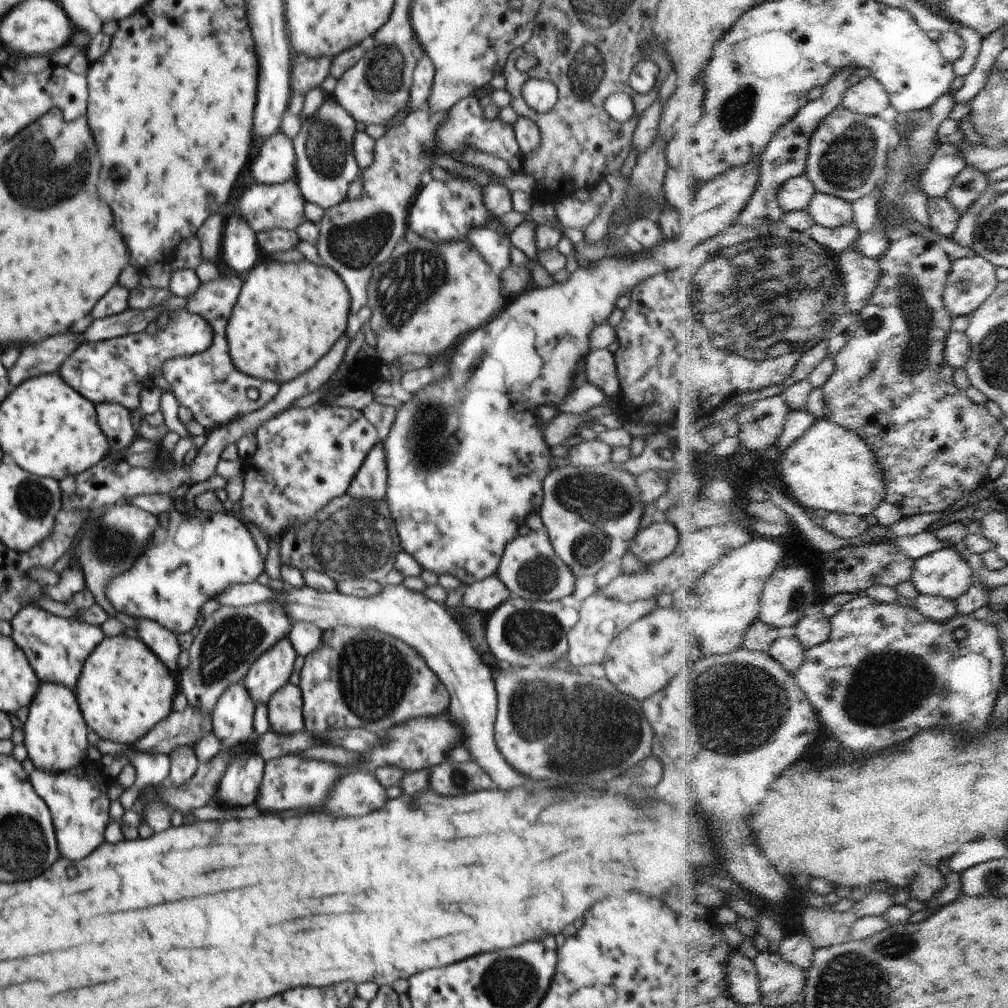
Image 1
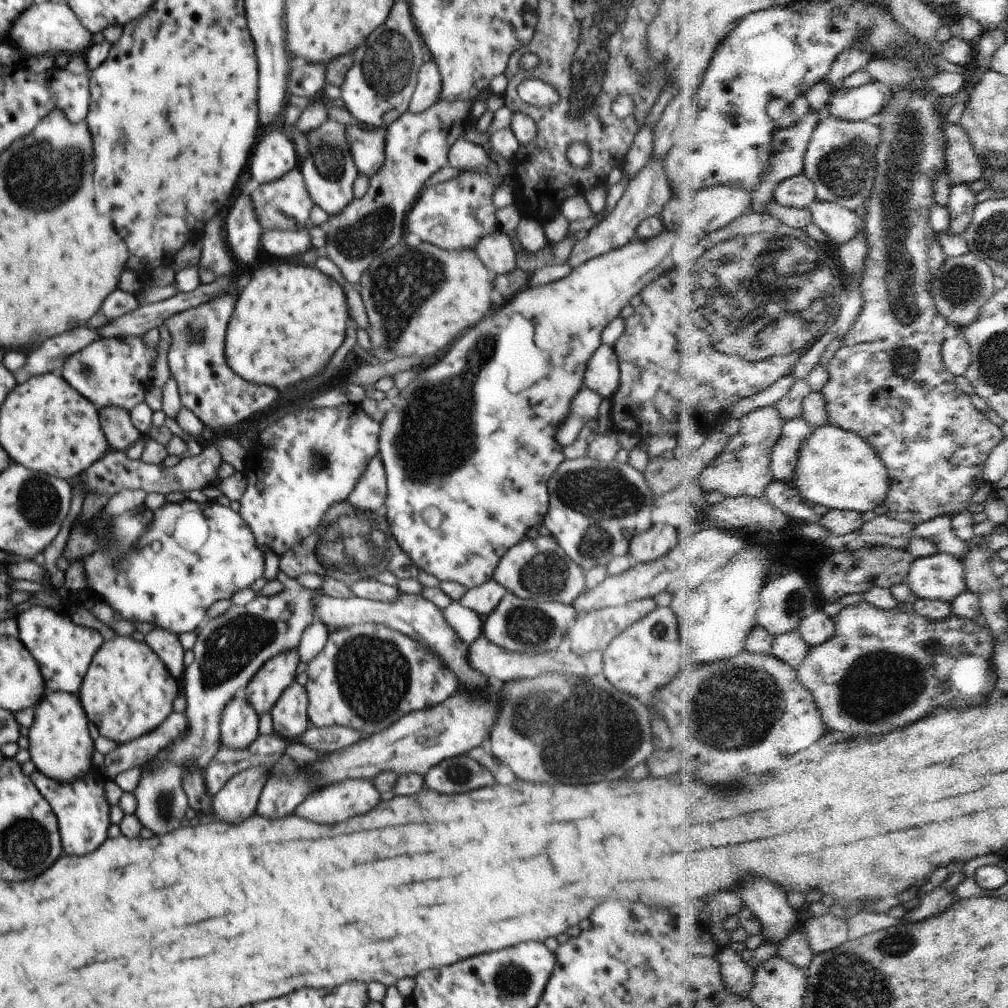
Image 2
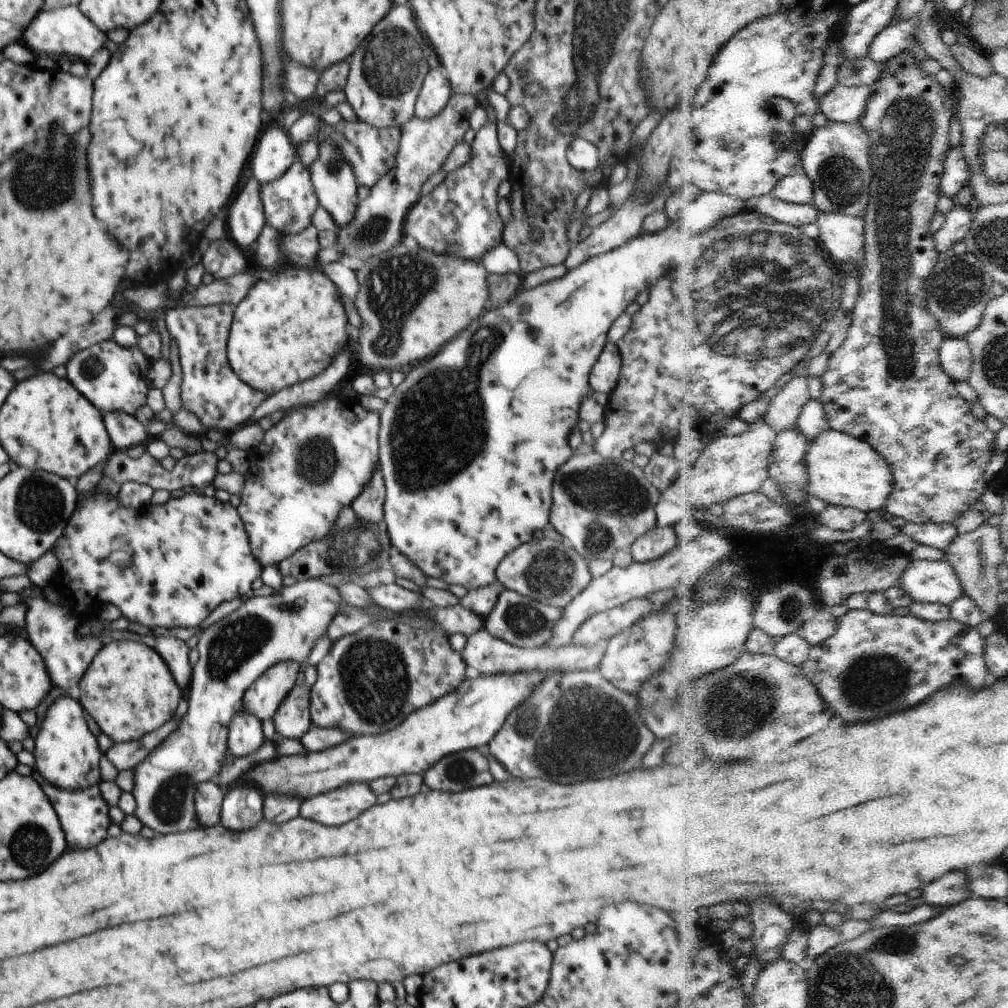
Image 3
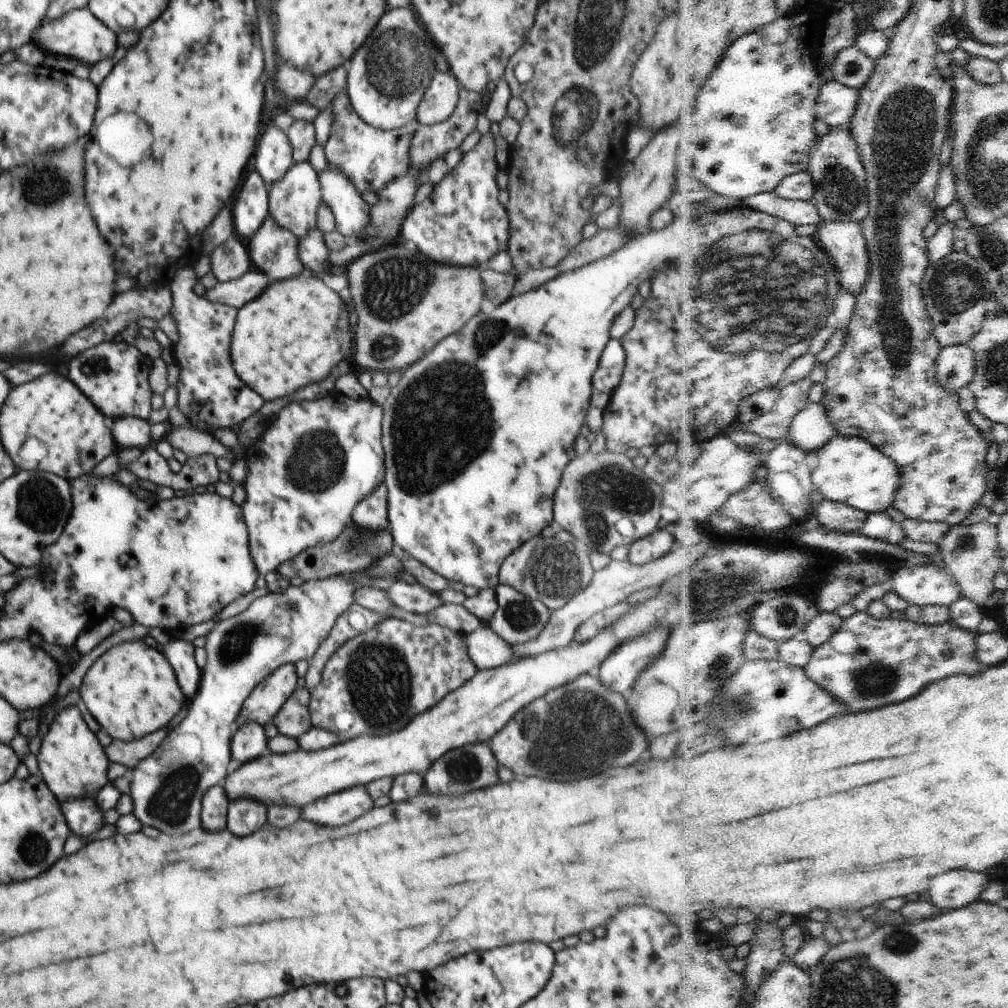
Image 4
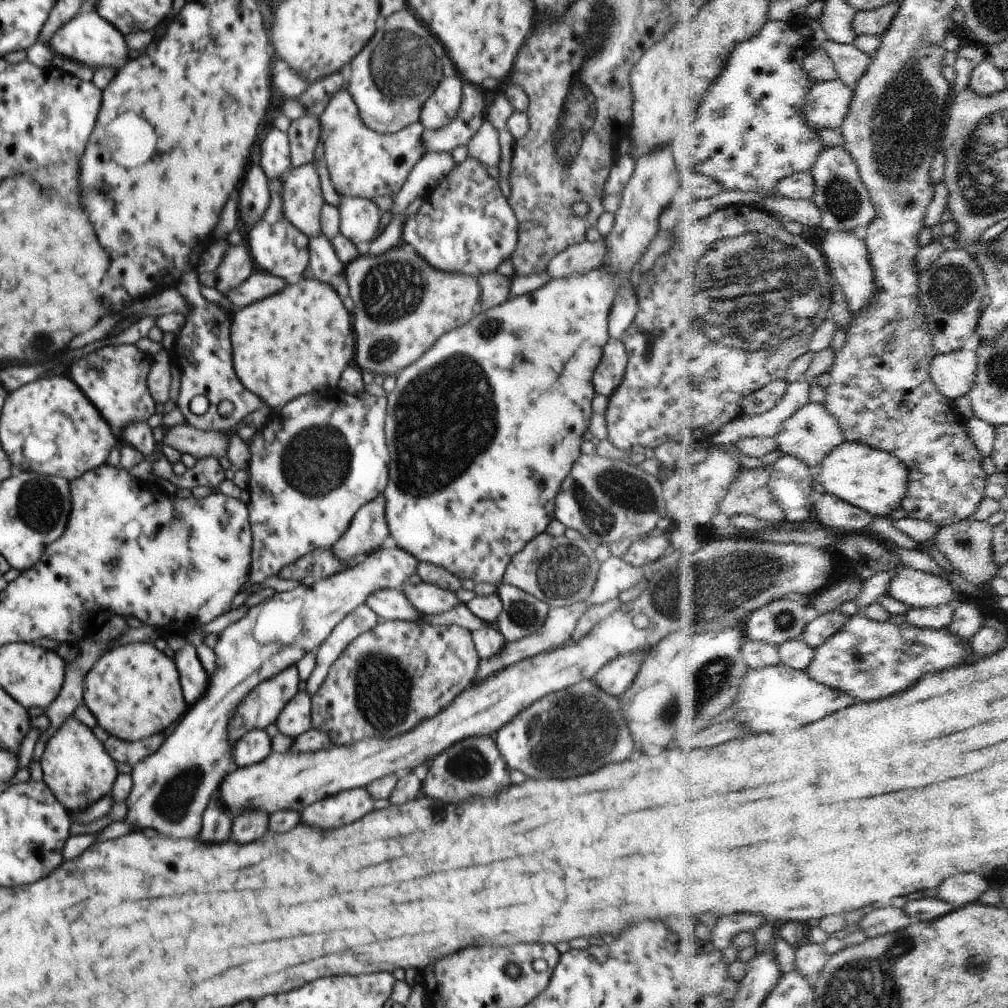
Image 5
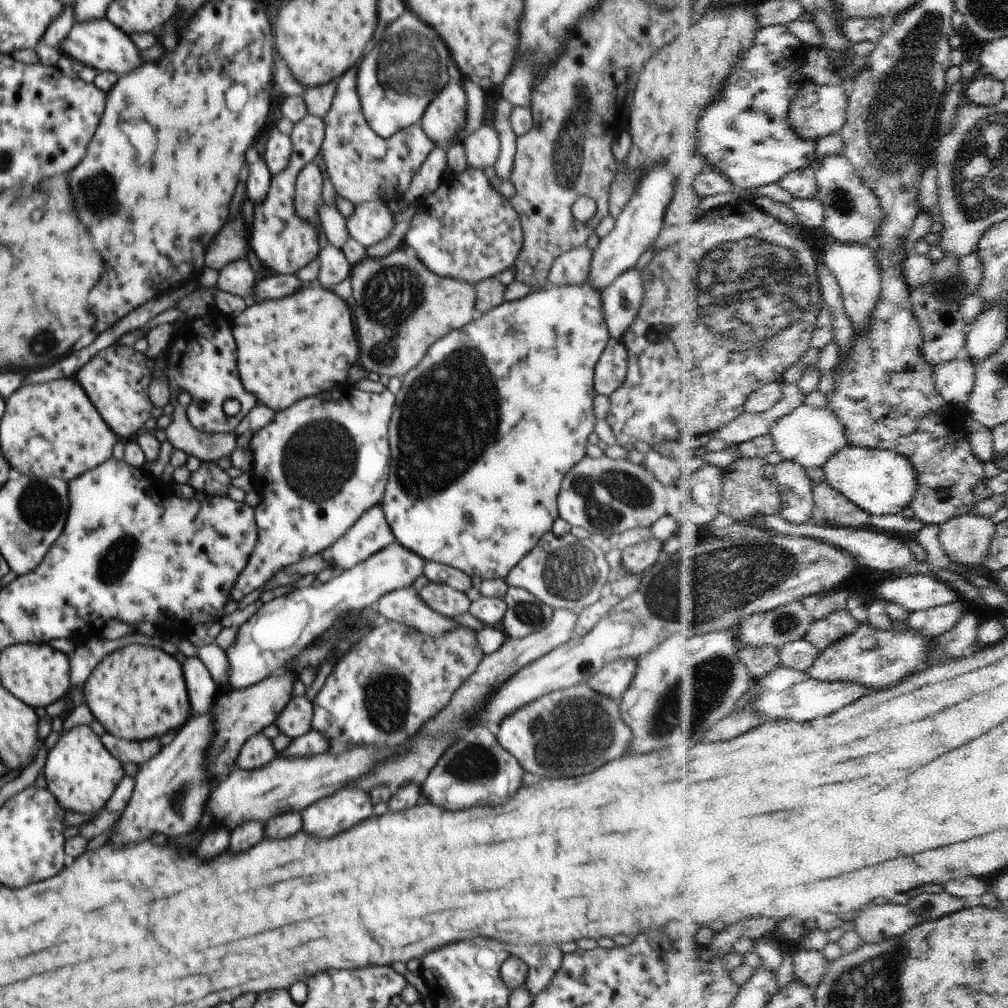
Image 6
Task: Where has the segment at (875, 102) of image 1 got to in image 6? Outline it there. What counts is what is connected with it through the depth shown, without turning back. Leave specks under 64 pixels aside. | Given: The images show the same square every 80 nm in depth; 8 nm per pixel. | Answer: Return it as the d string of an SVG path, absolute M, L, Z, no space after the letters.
M806 82L795 98L789 120L793 129L804 140L818 141L824 136L840 133L847 123L847 112L851 103L851 90L840 85L819 85Z

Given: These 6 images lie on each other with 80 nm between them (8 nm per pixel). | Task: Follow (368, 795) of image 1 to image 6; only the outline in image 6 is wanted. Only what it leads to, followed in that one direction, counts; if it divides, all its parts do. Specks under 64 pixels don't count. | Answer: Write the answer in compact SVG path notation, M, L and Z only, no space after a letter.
M346 787L332 798L322 798L316 806L308 806L302 812L302 830L316 838L332 838L372 814L370 798L358 789Z

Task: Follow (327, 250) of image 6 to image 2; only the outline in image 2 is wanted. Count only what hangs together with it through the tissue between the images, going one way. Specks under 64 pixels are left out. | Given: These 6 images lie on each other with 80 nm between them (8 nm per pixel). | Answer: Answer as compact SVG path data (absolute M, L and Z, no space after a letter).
M310 226L299 231L280 231L274 229L262 234L260 244L269 254L282 261L293 261L295 256L313 248Z

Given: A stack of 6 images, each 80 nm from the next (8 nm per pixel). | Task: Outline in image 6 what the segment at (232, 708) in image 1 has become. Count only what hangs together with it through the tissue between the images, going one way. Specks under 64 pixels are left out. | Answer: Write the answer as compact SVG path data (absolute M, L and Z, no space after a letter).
M262 733L251 736L240 749L236 768L245 771L253 771L269 762L272 762L278 756L277 750L274 748L272 740L268 739Z

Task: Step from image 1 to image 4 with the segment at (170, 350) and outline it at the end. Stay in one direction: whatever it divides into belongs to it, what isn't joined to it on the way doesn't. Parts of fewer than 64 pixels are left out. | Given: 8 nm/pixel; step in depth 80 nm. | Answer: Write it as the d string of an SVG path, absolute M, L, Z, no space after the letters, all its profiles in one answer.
M108 341L79 352L67 362L67 377L111 421L120 417L138 417L148 420L153 392L149 383L152 358L143 355L132 343Z

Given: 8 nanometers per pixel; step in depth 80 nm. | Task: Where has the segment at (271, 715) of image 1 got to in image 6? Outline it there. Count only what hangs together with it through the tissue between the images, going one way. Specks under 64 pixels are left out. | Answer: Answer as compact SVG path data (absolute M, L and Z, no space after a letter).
M302 695L294 697L286 703L283 711L276 717L275 725L279 728L280 733L295 739L311 729L312 719L312 701Z

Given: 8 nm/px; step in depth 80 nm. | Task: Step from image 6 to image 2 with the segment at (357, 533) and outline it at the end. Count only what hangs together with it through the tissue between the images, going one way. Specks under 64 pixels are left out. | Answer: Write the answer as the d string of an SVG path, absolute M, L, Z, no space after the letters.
M379 454L368 462L367 470L358 478L354 490L348 496L353 508L363 512L375 512L384 509L387 494L387 479L384 464Z

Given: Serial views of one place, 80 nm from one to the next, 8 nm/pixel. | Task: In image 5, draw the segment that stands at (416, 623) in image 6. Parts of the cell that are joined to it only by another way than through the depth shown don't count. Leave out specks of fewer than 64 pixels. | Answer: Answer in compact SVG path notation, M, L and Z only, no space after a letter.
M382 589L368 597L365 602L380 618L386 621L408 621L411 623L426 624L423 615L408 600L405 592L400 589Z

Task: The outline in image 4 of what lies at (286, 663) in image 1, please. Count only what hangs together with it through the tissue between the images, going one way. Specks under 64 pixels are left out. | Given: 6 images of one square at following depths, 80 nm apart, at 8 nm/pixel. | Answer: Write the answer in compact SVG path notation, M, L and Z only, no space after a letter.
M285 664L277 668L264 682L257 684L242 705L236 719L237 728L248 723L264 726L278 714L281 706L297 689L295 664Z

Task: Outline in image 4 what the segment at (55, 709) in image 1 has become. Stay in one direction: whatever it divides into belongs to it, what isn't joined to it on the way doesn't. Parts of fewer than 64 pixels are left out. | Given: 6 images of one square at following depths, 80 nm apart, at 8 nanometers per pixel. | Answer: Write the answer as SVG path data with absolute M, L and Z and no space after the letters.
M76 706L65 708L54 717L43 737L37 761L40 777L62 803L70 799L94 799L110 782L106 777L110 762L105 749L100 745L97 734L90 731Z

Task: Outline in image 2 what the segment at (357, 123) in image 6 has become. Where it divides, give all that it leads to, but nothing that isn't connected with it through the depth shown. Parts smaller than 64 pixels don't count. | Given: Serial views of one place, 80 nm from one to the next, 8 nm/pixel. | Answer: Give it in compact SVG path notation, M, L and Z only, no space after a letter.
M349 122L345 126L345 135L358 174L370 180L385 163L387 128L367 130Z

